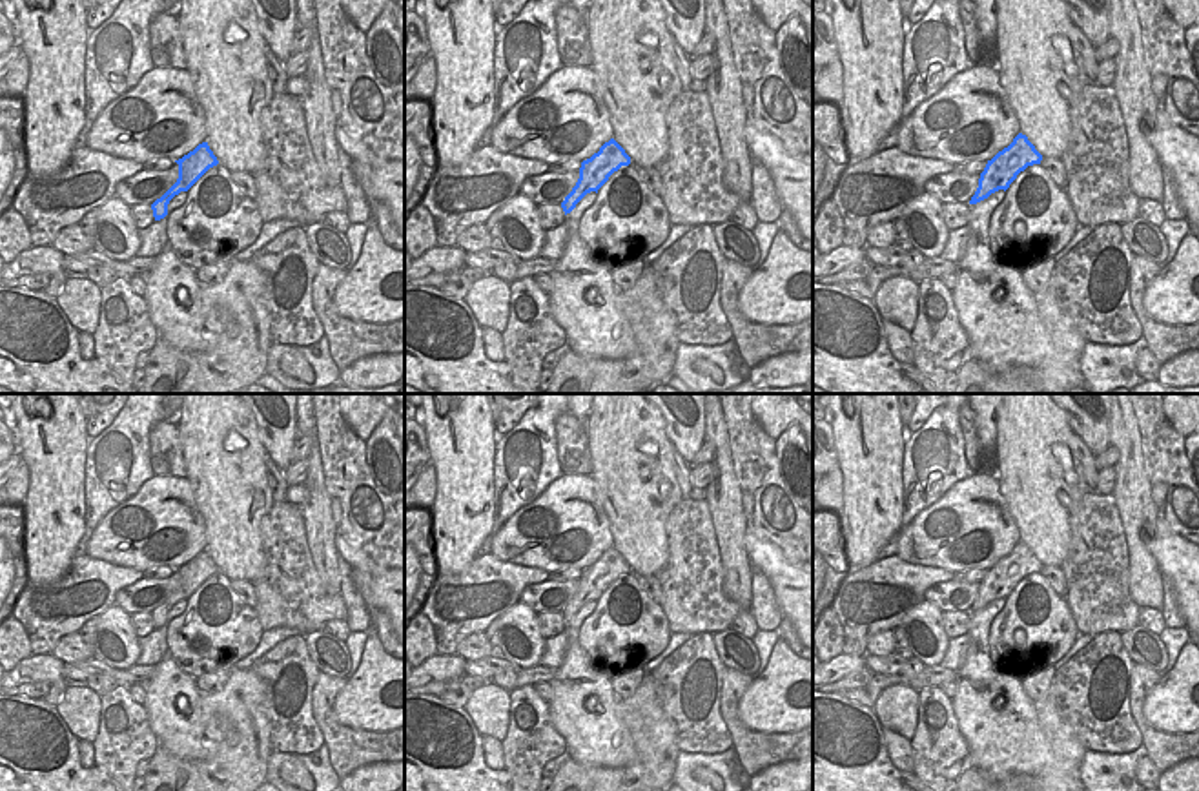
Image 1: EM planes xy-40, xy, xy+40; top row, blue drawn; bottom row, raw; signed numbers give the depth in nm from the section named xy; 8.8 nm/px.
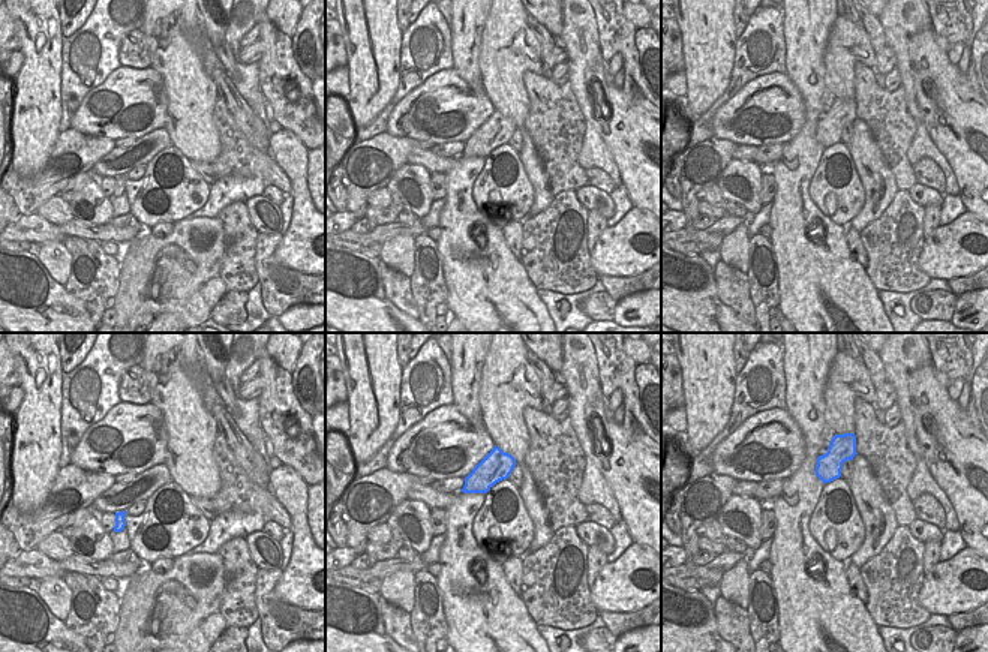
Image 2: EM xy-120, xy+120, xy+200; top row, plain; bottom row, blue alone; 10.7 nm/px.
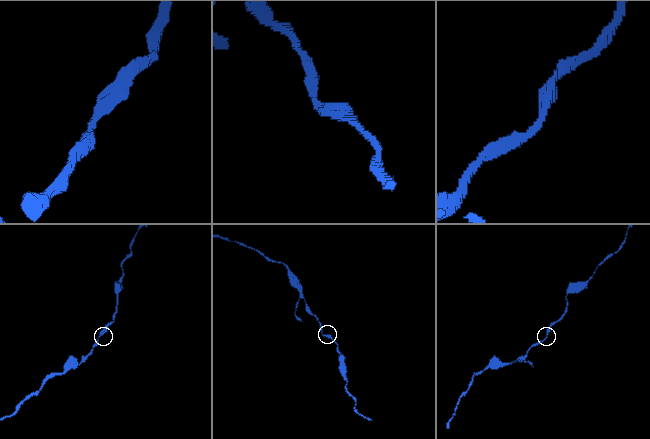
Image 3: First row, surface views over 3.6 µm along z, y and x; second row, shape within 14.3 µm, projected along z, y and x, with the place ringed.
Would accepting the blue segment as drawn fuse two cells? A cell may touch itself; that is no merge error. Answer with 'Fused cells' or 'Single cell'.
Single cell

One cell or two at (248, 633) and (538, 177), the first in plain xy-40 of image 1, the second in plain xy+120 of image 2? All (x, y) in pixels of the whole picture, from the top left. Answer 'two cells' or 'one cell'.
two cells

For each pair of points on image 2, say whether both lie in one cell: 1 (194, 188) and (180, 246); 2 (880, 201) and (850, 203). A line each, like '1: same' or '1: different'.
1: different
2: different

